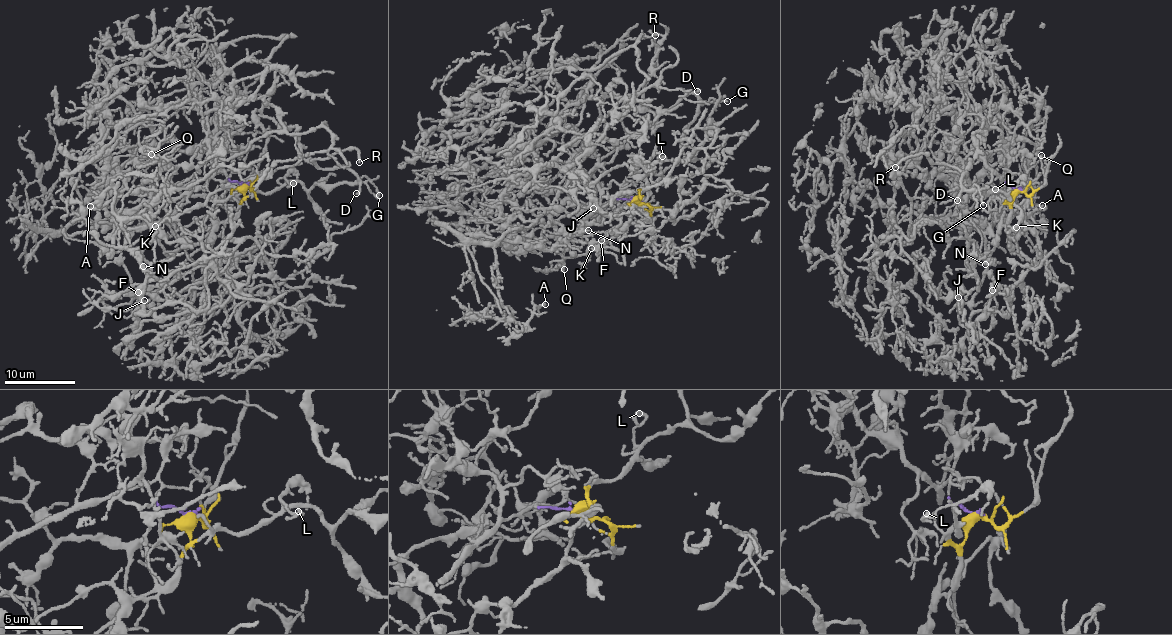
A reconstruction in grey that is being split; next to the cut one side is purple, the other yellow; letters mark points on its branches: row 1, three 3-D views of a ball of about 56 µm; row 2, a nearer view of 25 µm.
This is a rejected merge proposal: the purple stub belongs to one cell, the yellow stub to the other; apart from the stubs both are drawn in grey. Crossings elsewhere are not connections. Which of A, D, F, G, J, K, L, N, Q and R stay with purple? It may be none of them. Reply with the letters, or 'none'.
A

